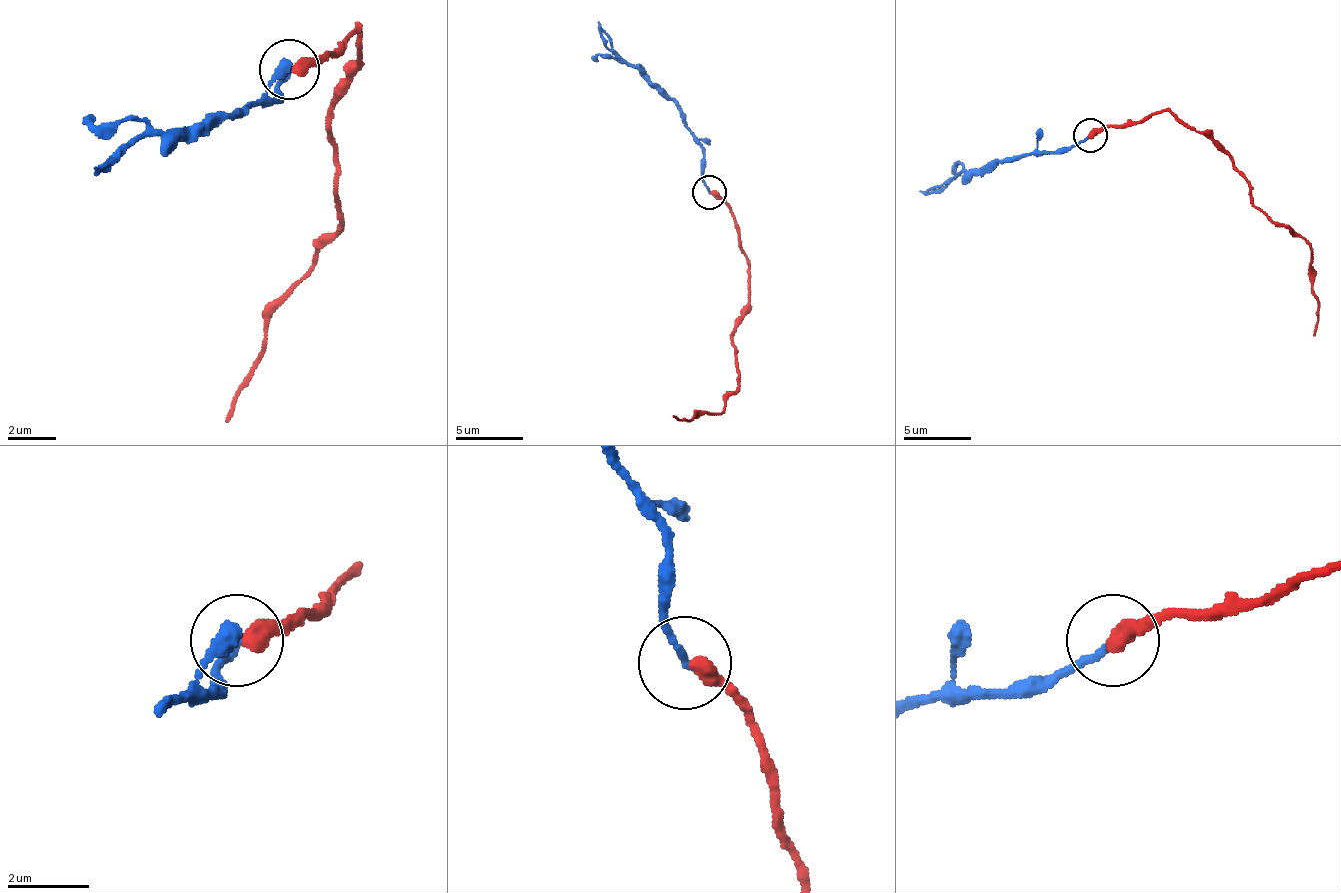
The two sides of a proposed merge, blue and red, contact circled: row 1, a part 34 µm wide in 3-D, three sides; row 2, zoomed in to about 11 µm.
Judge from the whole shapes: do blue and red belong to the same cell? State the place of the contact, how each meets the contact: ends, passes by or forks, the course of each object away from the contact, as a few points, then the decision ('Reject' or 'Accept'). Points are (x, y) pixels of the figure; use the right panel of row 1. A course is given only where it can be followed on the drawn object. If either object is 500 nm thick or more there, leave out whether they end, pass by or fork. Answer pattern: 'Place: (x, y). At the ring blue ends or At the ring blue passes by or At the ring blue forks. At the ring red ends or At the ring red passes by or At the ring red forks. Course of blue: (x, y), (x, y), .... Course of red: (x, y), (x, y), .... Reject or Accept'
Place: (1090, 135). At the ring blue ends. At the ring red ends. Course of blue: (1091, 136), (1046, 153), (1012, 156), (961, 170), (920, 193). Course of red: (1091, 136), (1159, 112), (1172, 112), (1206, 136), (1230, 159), (1251, 200), (1305, 241), (1319, 302), (1312, 336). Accept

